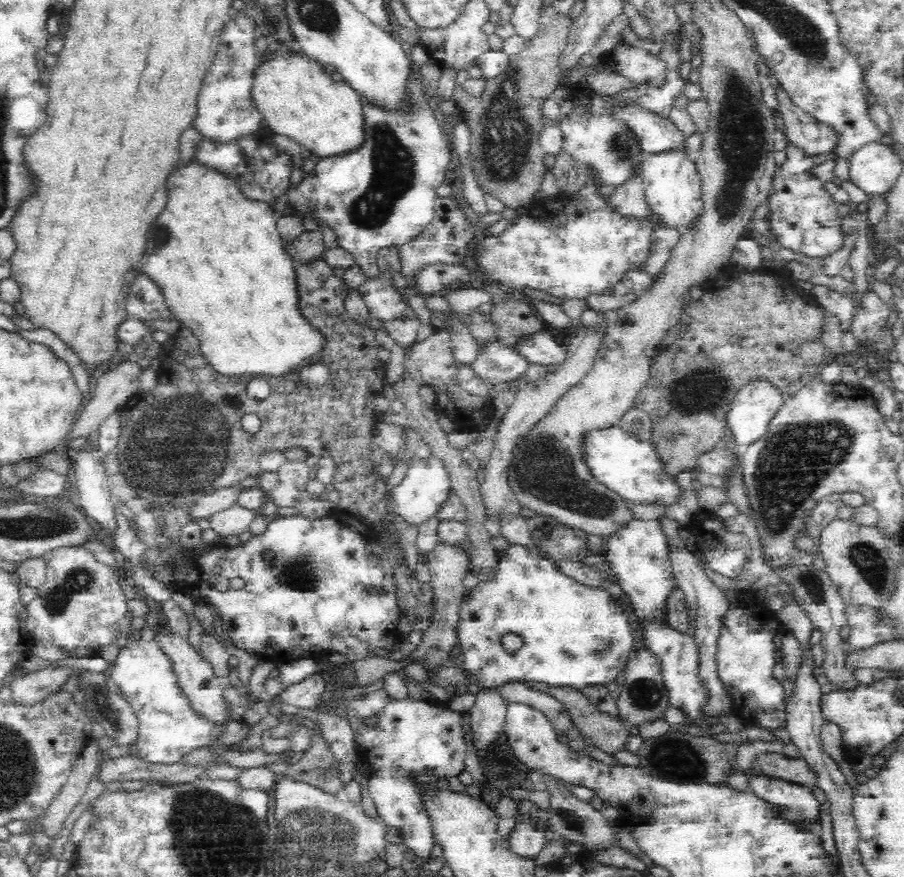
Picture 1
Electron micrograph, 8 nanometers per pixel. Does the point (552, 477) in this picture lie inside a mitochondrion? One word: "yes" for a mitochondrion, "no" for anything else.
yes

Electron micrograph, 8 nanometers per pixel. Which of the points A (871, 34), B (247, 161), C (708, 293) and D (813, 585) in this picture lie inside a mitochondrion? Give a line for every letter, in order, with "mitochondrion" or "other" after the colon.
A: other
B: other
C: other
D: mitochondrion

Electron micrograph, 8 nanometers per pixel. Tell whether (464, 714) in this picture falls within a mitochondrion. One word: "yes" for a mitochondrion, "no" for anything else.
no

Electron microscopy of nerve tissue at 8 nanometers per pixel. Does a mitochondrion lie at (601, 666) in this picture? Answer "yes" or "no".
no

